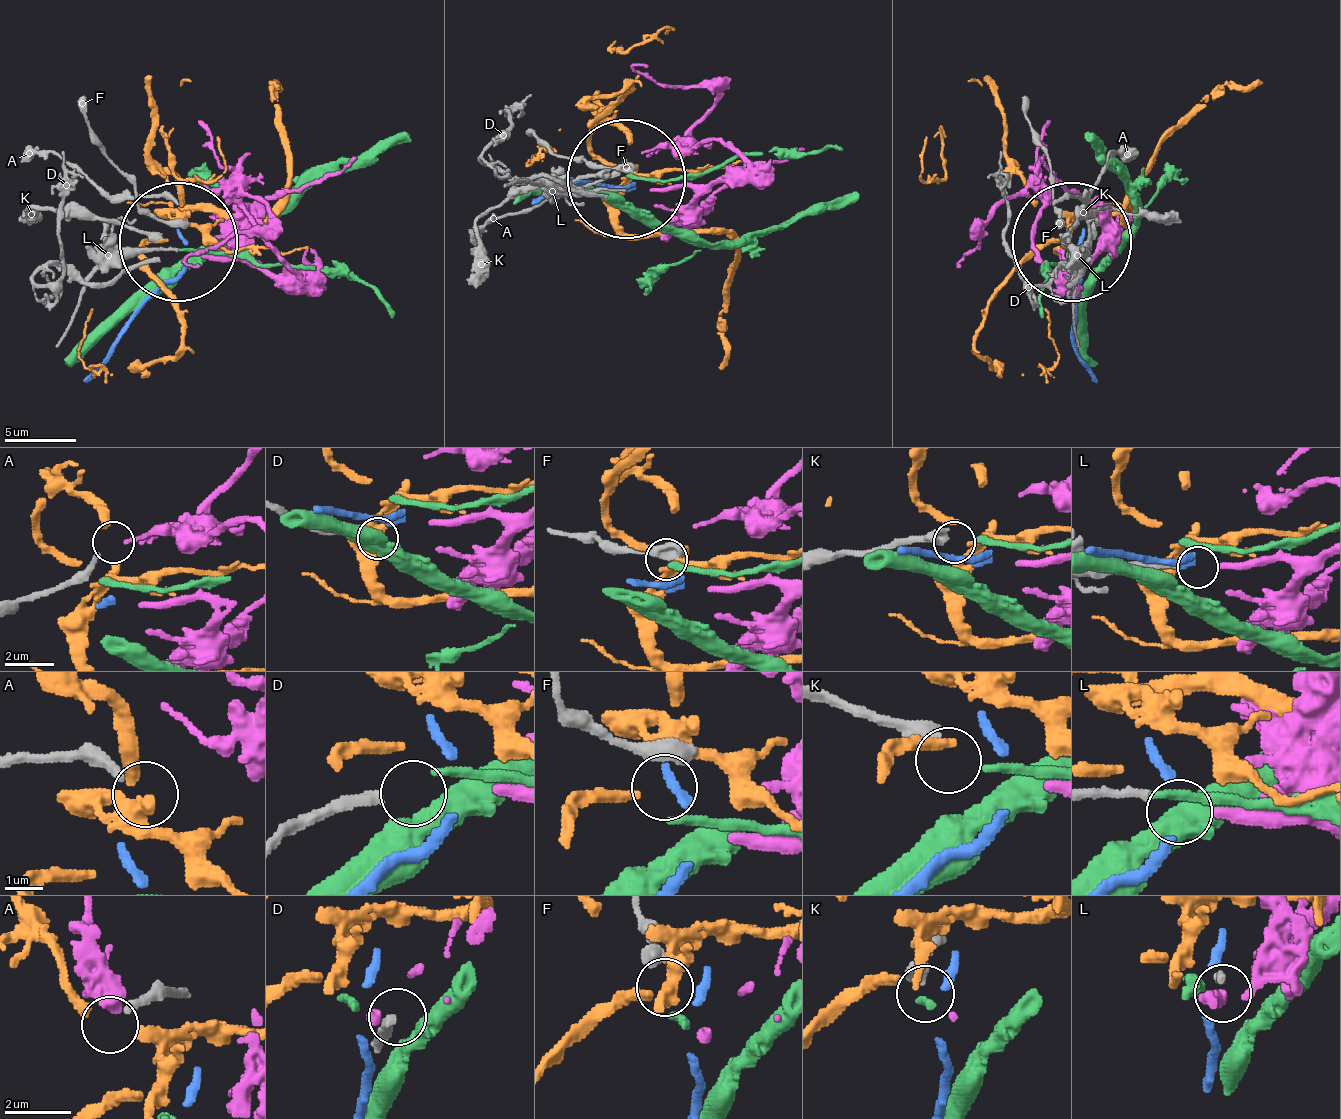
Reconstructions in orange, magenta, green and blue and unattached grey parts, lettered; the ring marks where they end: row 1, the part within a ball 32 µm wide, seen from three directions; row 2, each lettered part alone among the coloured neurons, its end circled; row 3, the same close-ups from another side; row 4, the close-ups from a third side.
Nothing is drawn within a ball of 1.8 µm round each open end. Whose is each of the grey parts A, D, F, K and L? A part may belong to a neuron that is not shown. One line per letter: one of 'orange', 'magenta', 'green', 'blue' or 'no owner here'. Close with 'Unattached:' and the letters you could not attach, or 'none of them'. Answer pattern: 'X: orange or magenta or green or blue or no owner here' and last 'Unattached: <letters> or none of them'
A: no owner here
D: no owner here
F: no owner here
K: green
L: magenta
Unattached: A, D, F

